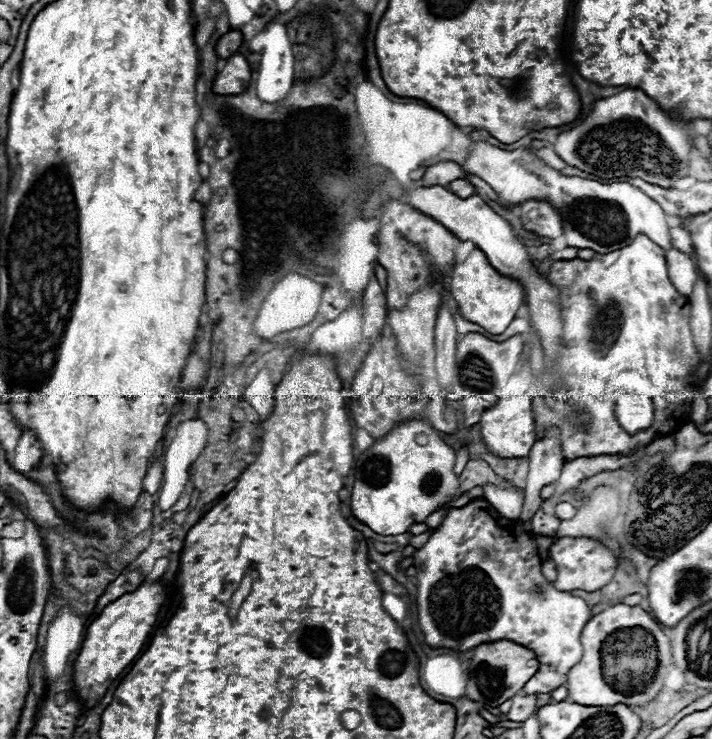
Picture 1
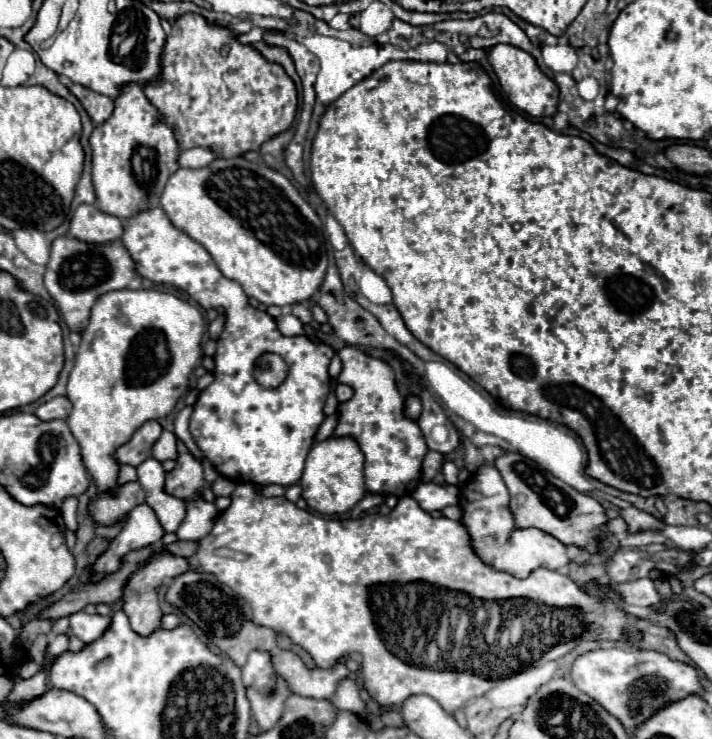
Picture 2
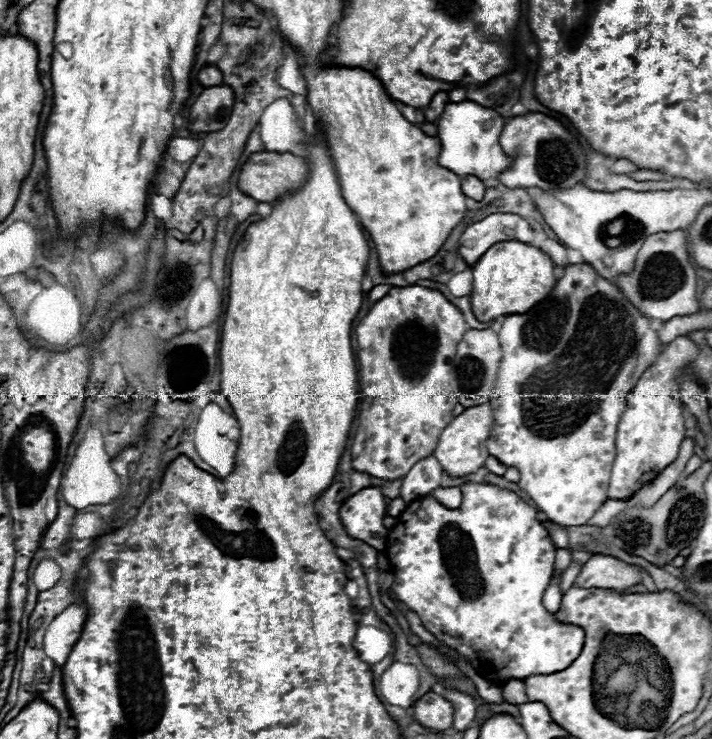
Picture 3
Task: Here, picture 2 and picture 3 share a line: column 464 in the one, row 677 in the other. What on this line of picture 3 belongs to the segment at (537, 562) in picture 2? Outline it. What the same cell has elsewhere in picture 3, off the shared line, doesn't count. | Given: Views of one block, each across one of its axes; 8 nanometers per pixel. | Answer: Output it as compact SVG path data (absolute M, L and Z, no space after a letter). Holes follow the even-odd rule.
M466 482L460 486L462 494L464 494L464 500L462 500L462 506L456 508L456 510L450 510L450 508L444 508L442 504L438 504L432 496L422 496L418 500L412 500L406 510L396 518L396 526L388 532L388 540L386 540L386 556L390 560L390 564L394 566L392 572L394 572L394 584L392 584L392 590L396 594L396 598L400 602L404 602L410 610L414 610L424 628L436 636L436 640L440 644L444 644L446 648L452 648L464 662L468 662L482 678L490 680L492 684L506 684L508 680L524 680L532 674L554 674L554 672L560 672L562 668L568 668L576 658L578 654L582 652L582 646L584 646L584 632L582 628L574 626L574 624L562 624L556 614L550 614L544 606L542 606L542 596L544 596L544 590L554 574L554 556L556 556L556 546L554 542L550 540L550 534L546 532L546 528L542 526L542 522L538 522L536 518L536 510L532 506L528 506L524 500L520 500L520 496L512 490L506 490L506 488L498 488L496 484L480 484L480 482Z

